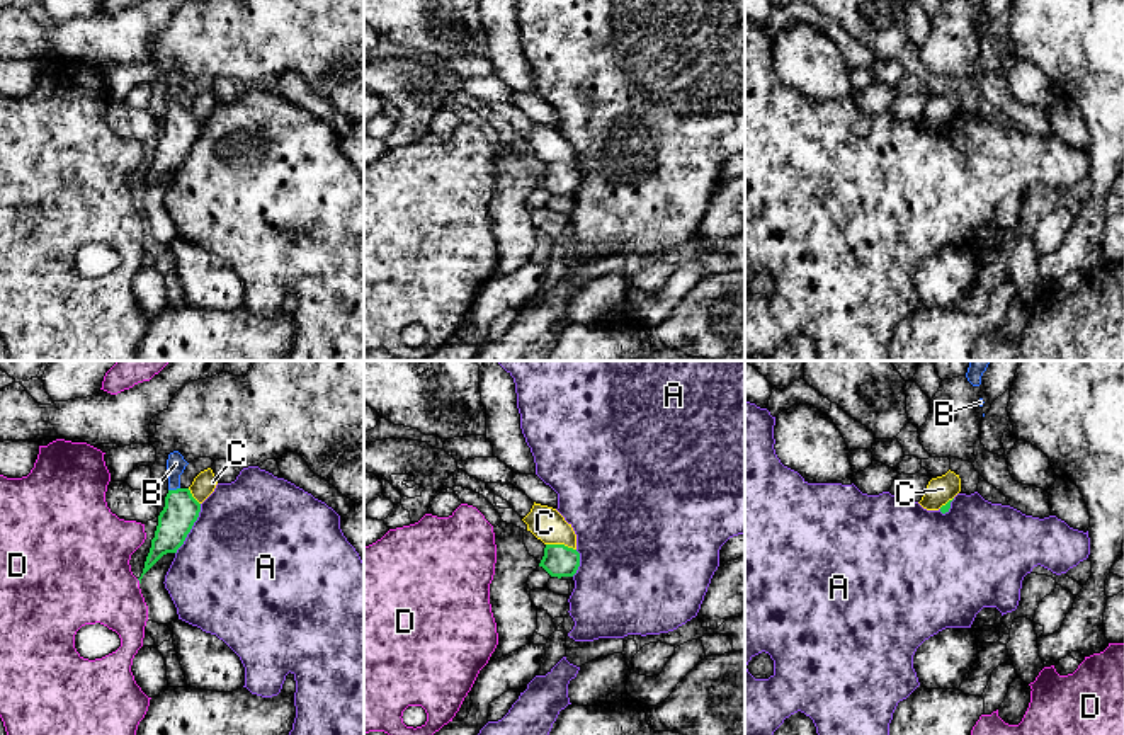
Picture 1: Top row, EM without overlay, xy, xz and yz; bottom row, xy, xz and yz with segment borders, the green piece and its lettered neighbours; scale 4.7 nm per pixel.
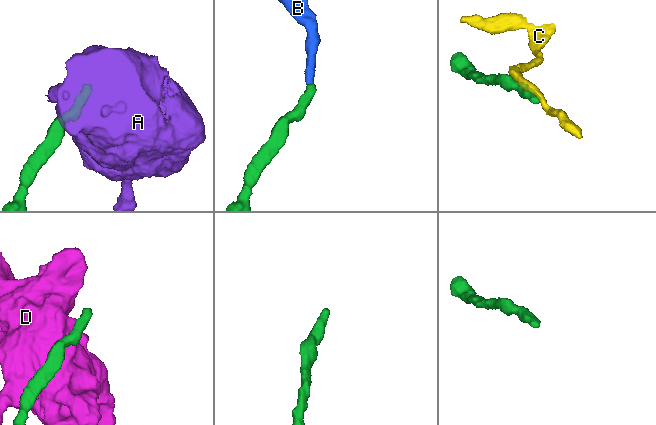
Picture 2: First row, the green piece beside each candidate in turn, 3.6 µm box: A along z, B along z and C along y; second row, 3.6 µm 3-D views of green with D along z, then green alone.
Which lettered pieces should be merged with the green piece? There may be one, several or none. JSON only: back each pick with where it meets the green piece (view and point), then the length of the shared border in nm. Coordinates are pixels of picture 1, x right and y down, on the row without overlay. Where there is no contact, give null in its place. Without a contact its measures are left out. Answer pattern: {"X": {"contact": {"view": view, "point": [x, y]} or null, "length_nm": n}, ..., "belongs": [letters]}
{"B": {"contact": {"view": "xy", "point": [174, 109]}, "length_nm": 60}, "belongs": ["B"]}

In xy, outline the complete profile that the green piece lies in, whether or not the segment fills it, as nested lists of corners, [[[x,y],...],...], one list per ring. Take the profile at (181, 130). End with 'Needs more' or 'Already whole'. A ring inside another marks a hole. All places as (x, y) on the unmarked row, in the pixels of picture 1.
[[[179,70],[168,73],[168,112],[165,126],[158,134],[158,145],[151,167],[145,180],[141,196],[167,172],[177,172],[199,136],[201,122],[192,116],[189,107],[180,105],[180,94],[189,82]]]. Needs more

